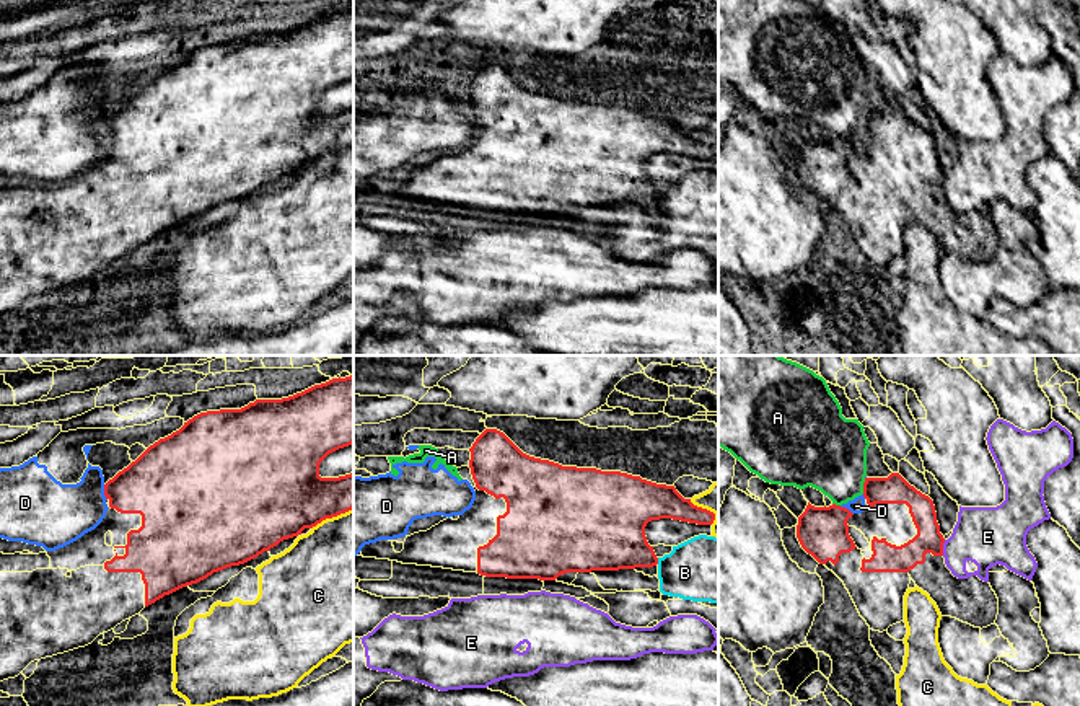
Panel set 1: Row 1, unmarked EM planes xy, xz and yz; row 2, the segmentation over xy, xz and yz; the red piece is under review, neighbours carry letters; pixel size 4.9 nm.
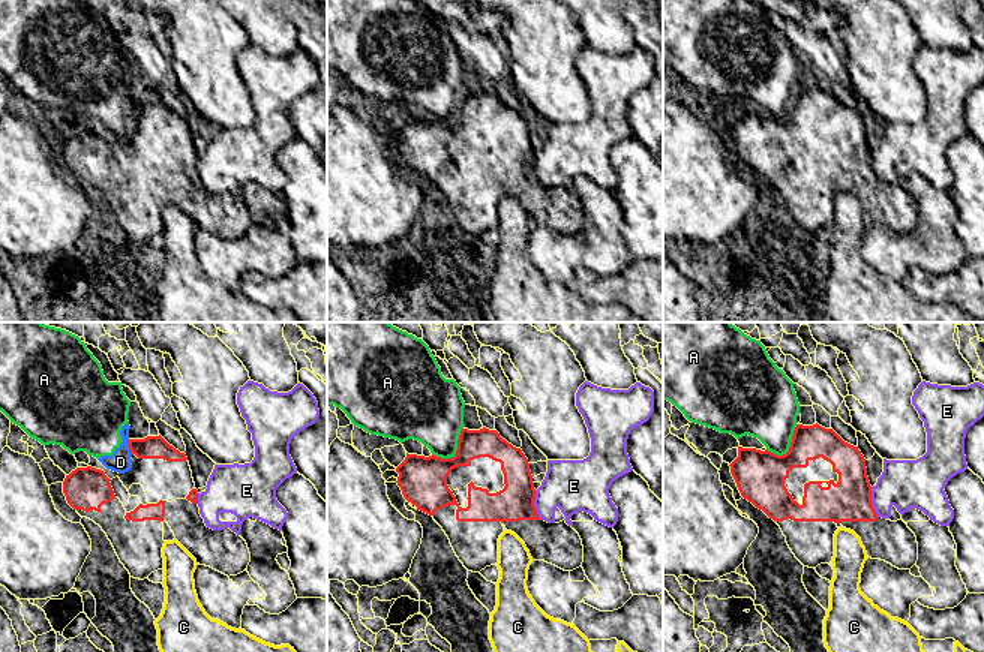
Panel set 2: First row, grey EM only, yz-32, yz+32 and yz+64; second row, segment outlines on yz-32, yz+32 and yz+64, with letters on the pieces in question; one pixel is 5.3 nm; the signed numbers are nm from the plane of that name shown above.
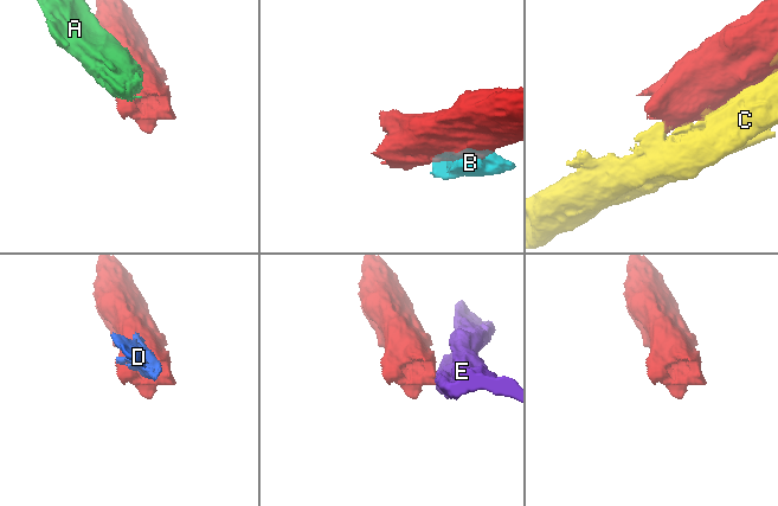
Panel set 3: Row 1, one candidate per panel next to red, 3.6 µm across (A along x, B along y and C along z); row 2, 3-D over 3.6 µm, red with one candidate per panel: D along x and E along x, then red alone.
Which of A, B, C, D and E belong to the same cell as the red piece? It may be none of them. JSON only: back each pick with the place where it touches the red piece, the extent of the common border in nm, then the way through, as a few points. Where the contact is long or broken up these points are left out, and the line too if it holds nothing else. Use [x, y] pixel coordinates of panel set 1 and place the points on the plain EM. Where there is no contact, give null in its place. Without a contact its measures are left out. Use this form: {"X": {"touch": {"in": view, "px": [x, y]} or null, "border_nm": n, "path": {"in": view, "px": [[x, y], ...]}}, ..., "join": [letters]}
{"join": []}

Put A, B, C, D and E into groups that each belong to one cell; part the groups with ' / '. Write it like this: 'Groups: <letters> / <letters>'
Groups: A D / B / C / E

